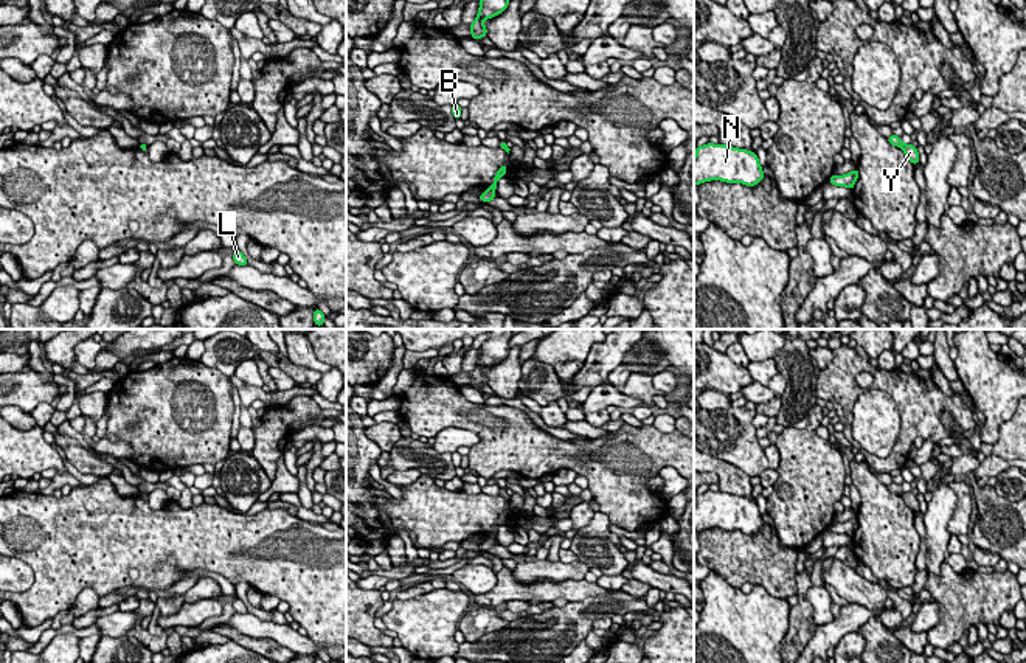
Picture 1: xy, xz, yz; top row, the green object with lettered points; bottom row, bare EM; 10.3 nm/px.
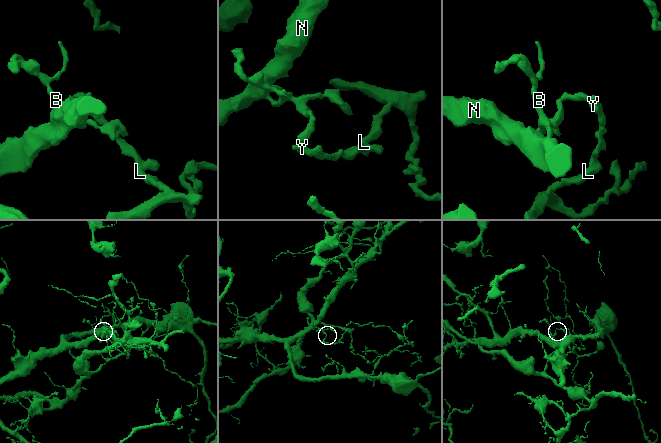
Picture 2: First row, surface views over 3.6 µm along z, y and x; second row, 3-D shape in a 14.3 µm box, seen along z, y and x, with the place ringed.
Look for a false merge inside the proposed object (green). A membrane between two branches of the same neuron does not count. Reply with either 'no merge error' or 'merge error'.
merge error

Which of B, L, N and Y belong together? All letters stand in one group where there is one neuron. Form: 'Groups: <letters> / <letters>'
Groups: B N / L Y

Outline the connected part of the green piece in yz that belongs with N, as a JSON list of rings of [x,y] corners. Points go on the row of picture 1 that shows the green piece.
[[[720,143],[695,148],[694,183],[697,186],[709,180],[756,186],[764,177],[756,152]]]

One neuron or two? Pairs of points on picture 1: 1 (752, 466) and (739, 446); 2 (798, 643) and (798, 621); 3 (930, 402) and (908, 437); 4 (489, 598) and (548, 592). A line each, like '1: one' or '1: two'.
1: one
2: one
3: one
4: one

